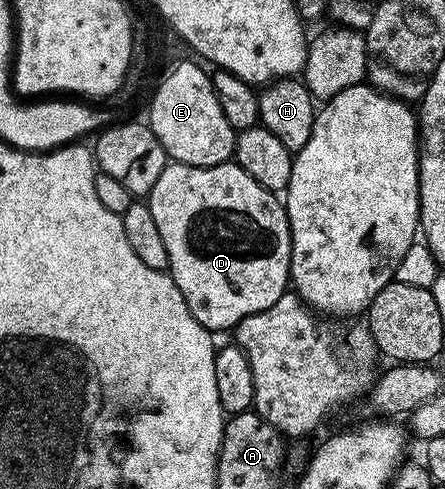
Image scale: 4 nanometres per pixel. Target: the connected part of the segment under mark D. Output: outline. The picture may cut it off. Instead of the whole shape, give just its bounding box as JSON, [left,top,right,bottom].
[147,161,291,333]

